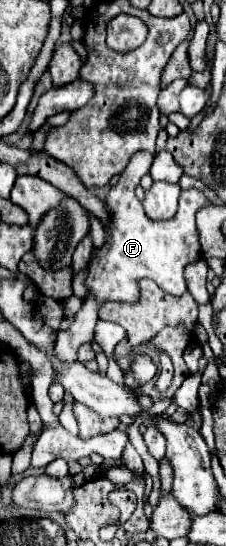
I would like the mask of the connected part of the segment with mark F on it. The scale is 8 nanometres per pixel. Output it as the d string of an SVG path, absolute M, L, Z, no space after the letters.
M138 151L134 159L130 159L126 171L122 171L118 185L110 187L106 205L112 213L112 223L106 227L108 241L98 249L98 255L94 257L94 263L90 265L86 287L90 289L90 297L84 299L84 307L76 313L70 329L60 331L56 339L56 355L62 359L62 363L76 363L78 347L86 341L92 341L94 337L94 325L98 321L98 305L104 301L122 301L122 303L136 303L138 301L138 279L146 277L152 279L158 287L162 287L166 293L178 297L186 293L186 281L184 281L184 267L200 257L200 241L196 231L194 215L200 207L210 205L206 195L198 189L188 189L180 193L180 205L174 219L168 221L152 221L146 217L142 203L134 195L134 189L138 187L142 173L150 171L154 155L148 151Z

